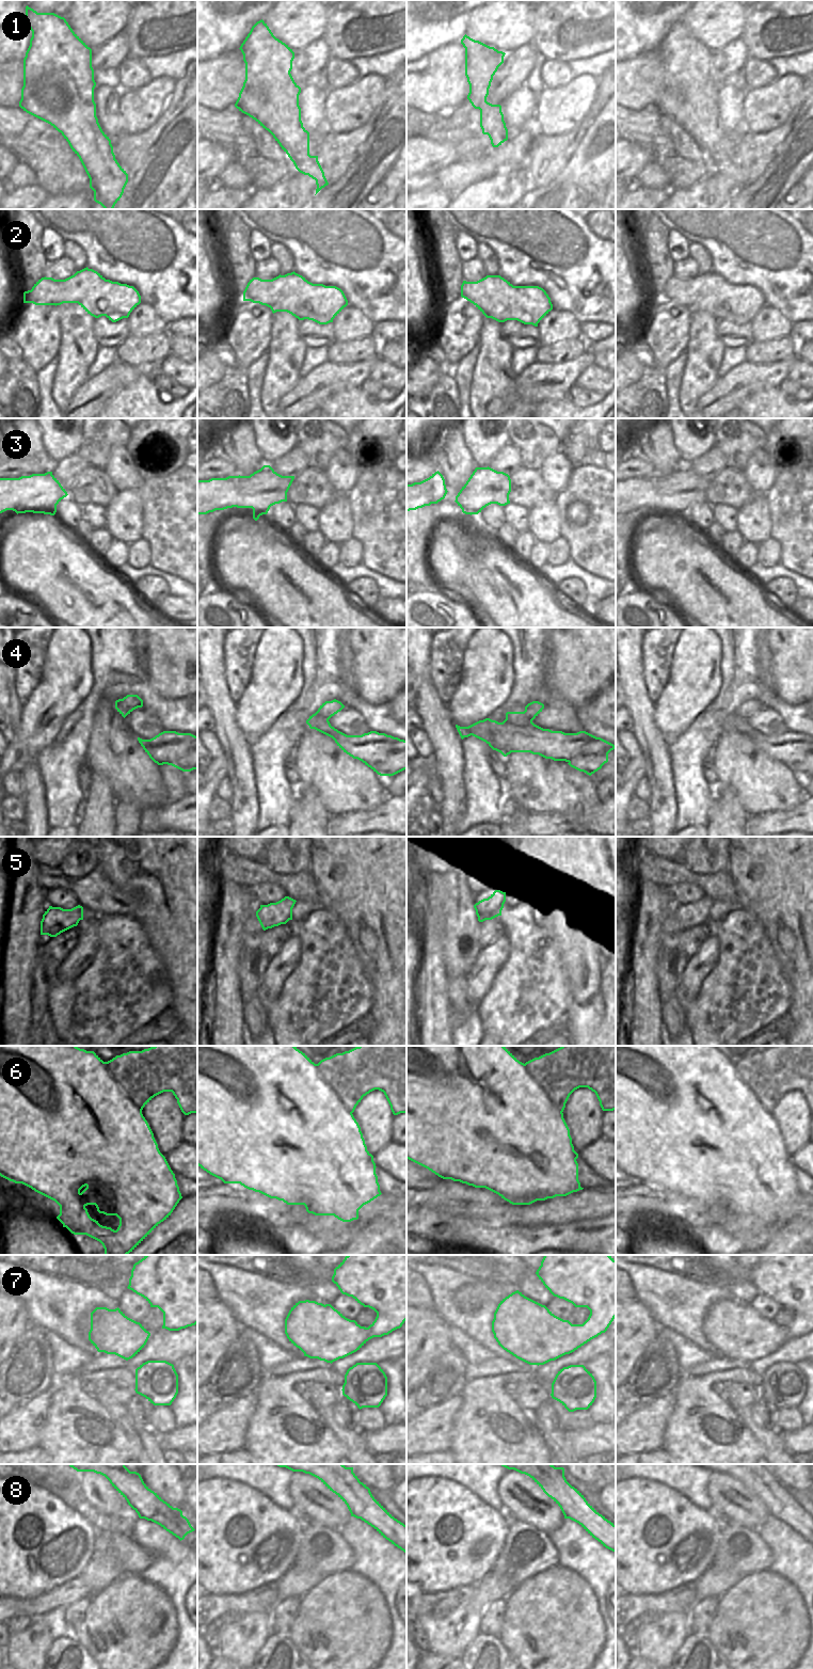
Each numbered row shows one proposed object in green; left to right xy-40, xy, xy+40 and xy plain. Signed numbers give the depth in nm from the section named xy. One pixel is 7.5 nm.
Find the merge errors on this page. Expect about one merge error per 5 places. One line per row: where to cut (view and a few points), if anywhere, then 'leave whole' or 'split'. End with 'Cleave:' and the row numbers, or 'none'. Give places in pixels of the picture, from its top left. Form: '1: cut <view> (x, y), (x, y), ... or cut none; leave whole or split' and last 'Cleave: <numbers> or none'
1: cut xy+40 (498, 51), (499, 65); split
2: cut none; leave whole
3: cut none; leave whole
4: cut none; leave whole
5: cut none; leave whole
6: cut xy+40 (524, 1064), (531, 1094), (561, 1112); split
7: cut none; leave whole
8: cut none; leave whole
Cleave: 1, 6

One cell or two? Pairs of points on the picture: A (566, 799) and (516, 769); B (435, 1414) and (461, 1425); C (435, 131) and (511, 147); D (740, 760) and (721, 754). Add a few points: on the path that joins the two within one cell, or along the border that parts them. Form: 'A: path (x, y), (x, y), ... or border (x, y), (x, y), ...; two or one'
A: path (554, 788), (552, 785), (537, 784), (528, 777); one
B: border (462, 1398), (462, 1404), (453, 1419), (449, 1446); two
C: border (492, 146), (471, 160); two
D: path (736, 759), (732, 754), (726, 754); one

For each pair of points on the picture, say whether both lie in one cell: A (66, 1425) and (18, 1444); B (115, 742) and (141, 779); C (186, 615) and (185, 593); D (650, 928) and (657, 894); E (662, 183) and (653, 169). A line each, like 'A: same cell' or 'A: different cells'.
A: different cells
B: same cell
C: different cells
D: same cell
E: same cell

